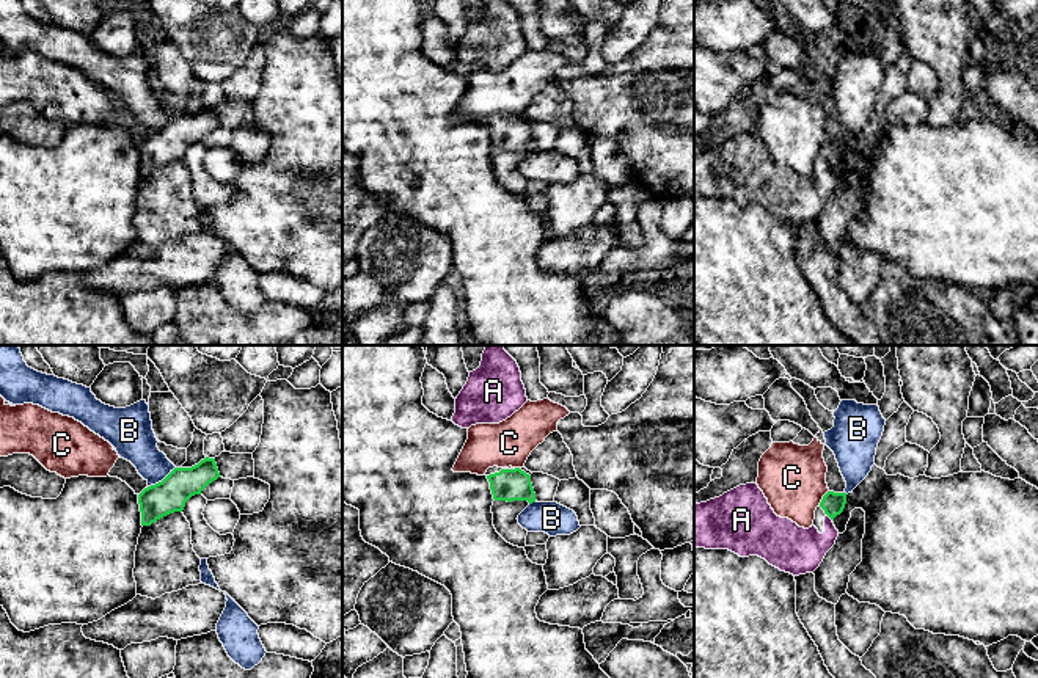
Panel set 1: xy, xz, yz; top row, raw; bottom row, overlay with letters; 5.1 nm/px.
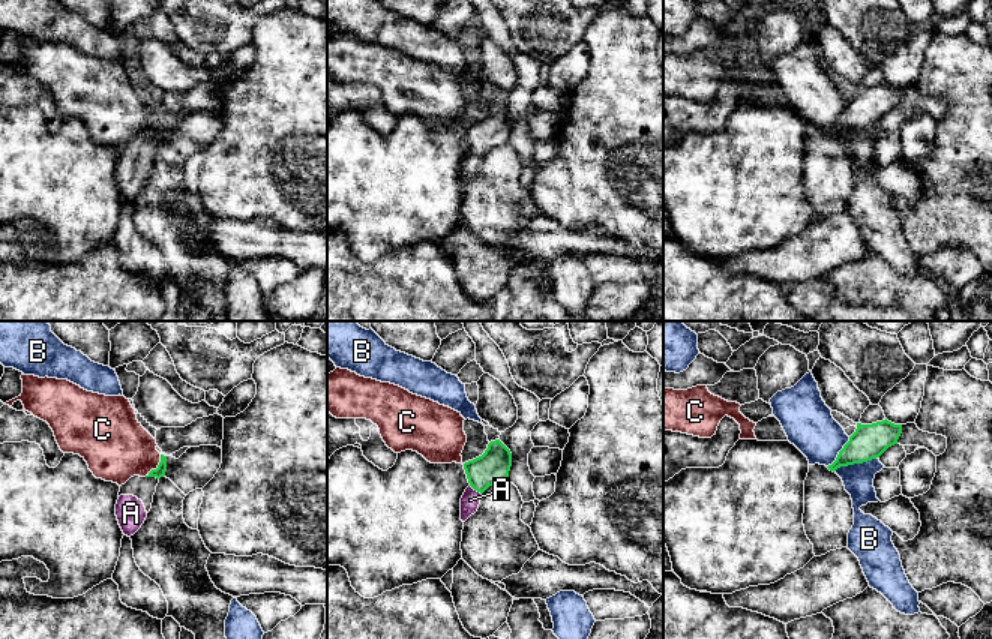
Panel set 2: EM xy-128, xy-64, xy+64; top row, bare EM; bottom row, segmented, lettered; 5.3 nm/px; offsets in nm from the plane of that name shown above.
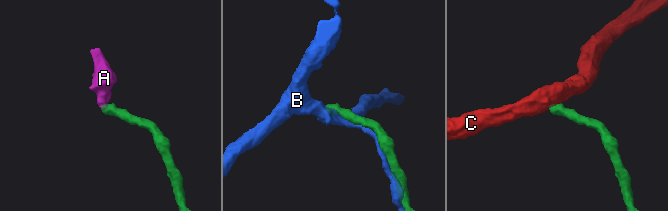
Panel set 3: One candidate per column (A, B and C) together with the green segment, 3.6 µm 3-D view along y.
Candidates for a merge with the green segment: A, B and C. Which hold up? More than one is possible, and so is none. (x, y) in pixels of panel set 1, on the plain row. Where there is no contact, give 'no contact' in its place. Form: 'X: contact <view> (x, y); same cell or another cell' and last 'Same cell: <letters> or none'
A: contact yz (829, 165); same cell
B: contact xy (162, 129); another cell
C: contact yz (823, 146); another cell
Same cell: A

